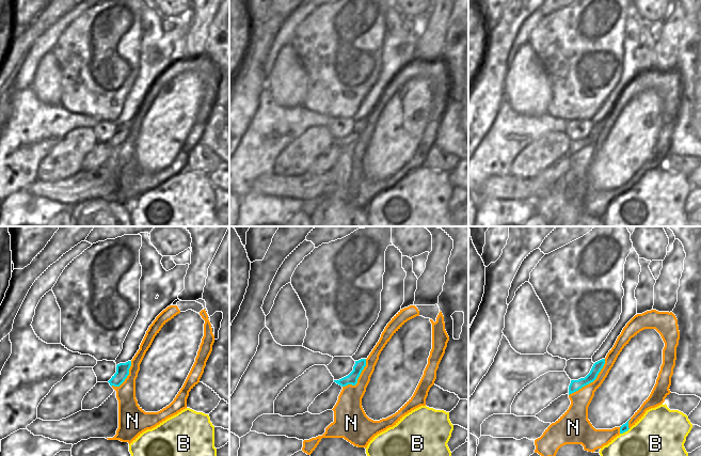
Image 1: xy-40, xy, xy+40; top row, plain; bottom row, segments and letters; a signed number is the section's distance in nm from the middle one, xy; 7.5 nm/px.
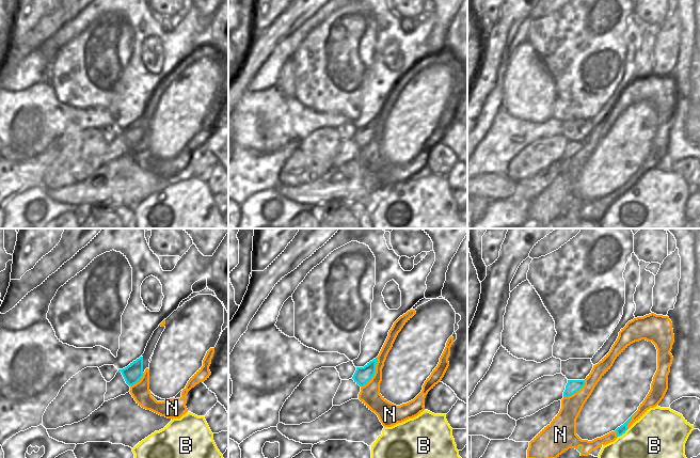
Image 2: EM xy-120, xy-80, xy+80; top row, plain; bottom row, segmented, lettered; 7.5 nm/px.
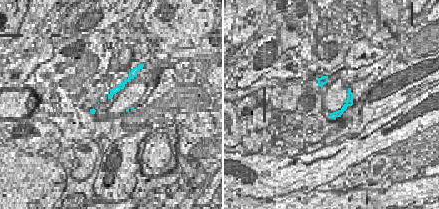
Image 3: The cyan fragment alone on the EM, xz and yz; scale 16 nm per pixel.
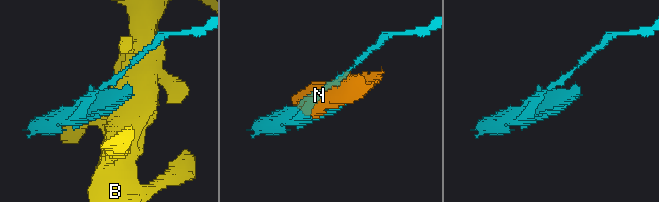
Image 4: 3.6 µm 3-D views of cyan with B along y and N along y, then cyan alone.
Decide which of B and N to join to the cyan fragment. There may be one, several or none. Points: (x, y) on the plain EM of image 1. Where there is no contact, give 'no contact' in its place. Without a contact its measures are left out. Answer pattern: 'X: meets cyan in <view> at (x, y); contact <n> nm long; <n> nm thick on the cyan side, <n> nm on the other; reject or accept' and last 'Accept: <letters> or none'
B: meets cyan in xy+40 at (624, 192); contact 90 nm long; 60 nm thick on the cyan side, 500 nm on the other; reject
N: meets cyan in xy+40 at (591, 142); contact 400 nm long; 80 nm thick on the cyan side, 150 nm on the other; accept
Accept: N

